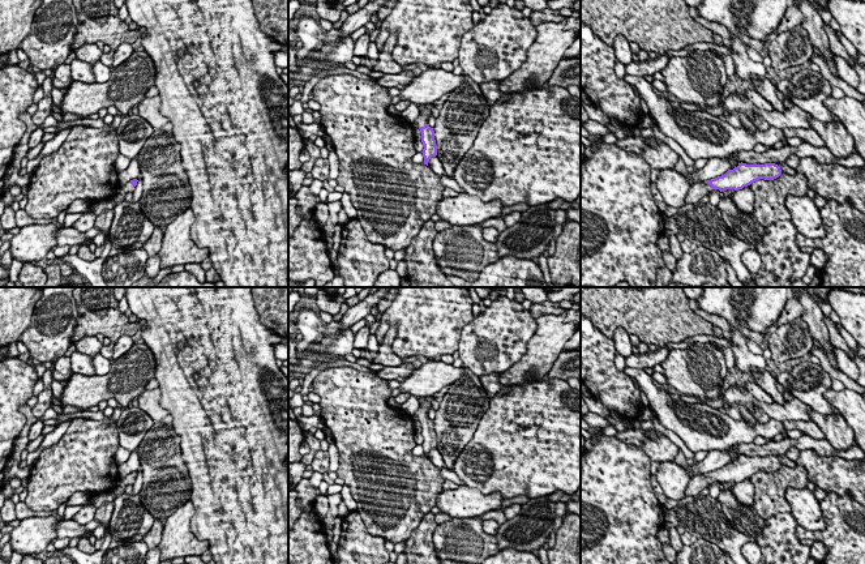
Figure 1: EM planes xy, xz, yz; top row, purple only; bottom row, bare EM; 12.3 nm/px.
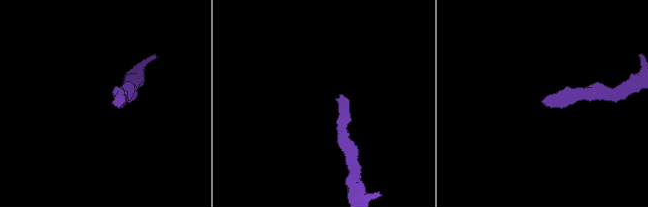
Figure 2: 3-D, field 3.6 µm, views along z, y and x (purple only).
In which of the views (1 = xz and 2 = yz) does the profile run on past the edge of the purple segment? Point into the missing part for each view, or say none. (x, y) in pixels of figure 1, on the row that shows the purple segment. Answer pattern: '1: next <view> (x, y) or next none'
1: next xz (422, 119)
2: next yz (697, 191)

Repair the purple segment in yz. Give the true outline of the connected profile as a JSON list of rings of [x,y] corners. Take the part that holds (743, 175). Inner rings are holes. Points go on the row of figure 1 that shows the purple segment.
[[[741,162],[721,176],[690,185],[686,195],[686,204],[698,204],[711,189],[719,189],[720,192],[727,189],[738,191],[759,179],[774,180],[780,175],[782,170],[775,163],[746,164]]]

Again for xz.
[[[424,107],[424,110],[420,111],[419,116],[414,121],[421,132],[421,142],[424,145],[424,149],[421,153],[424,157],[424,164],[427,166],[429,159],[437,155],[434,131],[428,124],[428,119],[431,115],[432,115],[432,111],[428,107]]]

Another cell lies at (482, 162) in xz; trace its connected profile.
[[[544,86],[492,104],[453,179],[483,202],[500,200],[504,206],[521,202],[536,206],[557,198],[574,202],[581,195],[581,98],[561,86]]]

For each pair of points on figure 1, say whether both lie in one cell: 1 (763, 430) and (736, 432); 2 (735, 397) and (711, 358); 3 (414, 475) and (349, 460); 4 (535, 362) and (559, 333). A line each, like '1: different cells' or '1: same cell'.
1: same cell
2: different cells
3: same cell
4: same cell

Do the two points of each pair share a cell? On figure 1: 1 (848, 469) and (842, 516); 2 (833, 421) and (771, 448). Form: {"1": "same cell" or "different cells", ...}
{"1": "different cells", "2": "different cells"}

